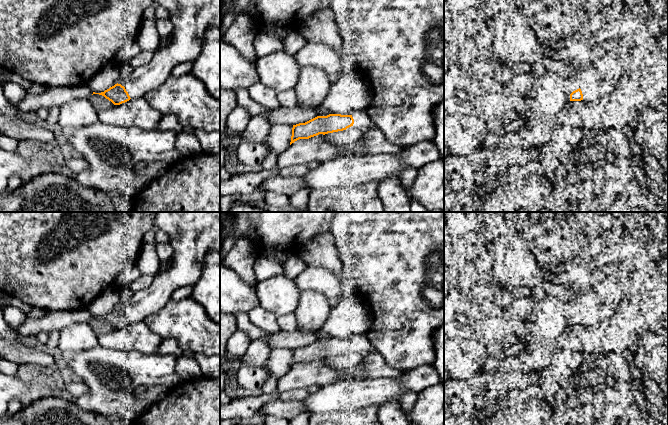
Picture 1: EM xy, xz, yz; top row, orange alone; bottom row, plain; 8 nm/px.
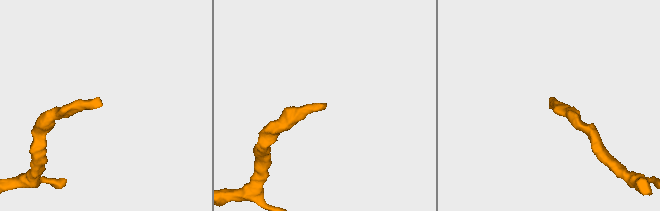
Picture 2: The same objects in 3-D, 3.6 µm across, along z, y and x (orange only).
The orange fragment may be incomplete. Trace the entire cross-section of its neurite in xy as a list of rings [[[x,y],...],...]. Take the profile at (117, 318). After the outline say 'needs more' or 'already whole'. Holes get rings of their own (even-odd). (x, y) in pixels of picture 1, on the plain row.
[[[157,212],[155,226],[170,237],[168,243],[172,246],[173,255],[169,269],[163,274],[155,275],[148,288],[134,292],[123,310],[117,307],[104,316],[93,318],[104,320],[114,329],[144,321],[149,315],[161,310],[171,300],[171,295],[177,288],[193,286],[198,281],[200,268],[209,251],[220,253],[220,212]]]; needs more

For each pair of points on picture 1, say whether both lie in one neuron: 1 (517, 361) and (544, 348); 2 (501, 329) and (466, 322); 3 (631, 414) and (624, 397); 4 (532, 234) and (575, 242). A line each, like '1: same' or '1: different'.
1: same
2: same
3: different
4: same

